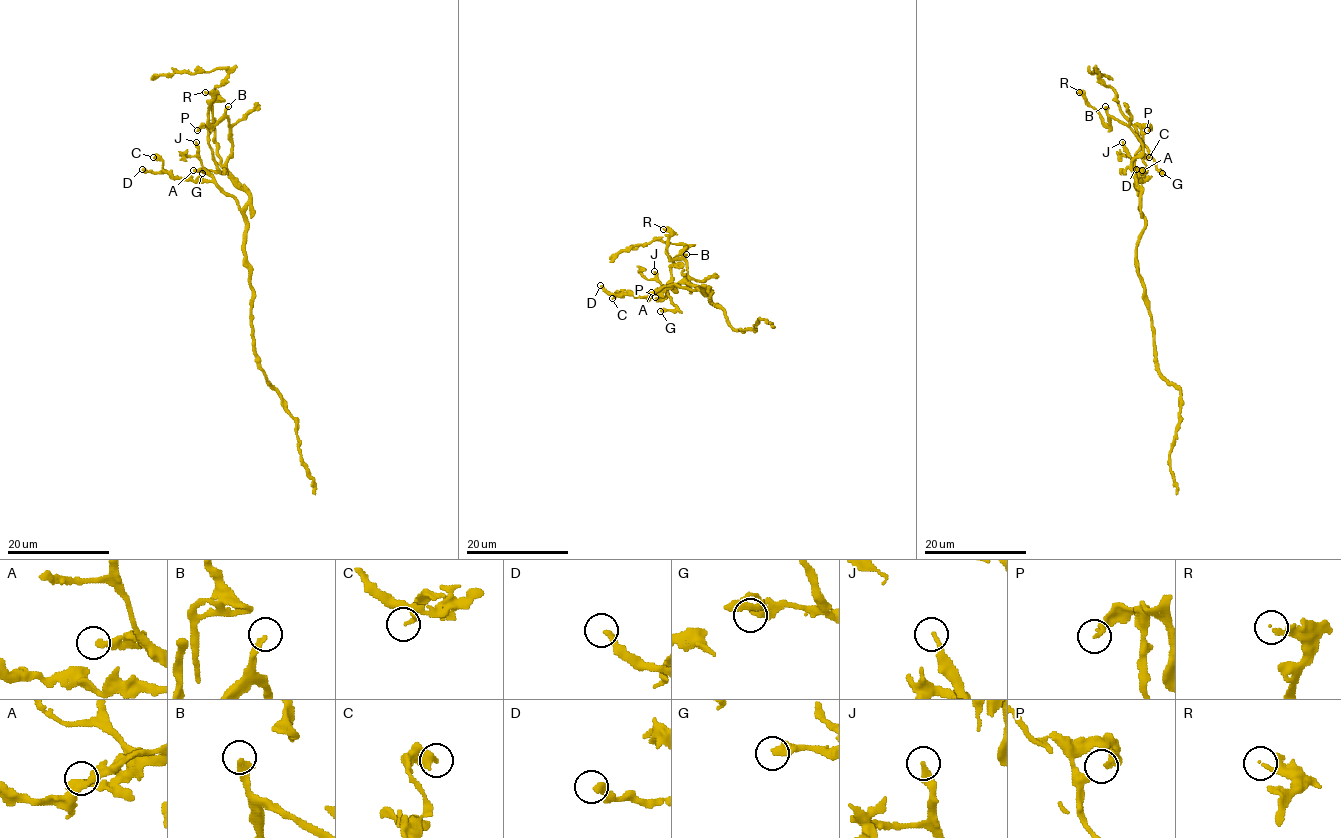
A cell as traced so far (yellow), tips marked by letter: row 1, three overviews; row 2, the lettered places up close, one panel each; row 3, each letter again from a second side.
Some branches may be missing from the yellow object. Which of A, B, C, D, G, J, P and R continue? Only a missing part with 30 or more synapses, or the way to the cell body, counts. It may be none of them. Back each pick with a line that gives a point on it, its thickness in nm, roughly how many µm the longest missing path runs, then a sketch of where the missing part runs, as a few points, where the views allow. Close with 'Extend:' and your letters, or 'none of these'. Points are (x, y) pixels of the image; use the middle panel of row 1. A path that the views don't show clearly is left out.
J: place (654, 271); calibre 200 nm; missing 20 µm; course (654, 271), (646, 263), (640, 267), (627, 266), (618, 275), (641, 303)
R: place (663, 229); calibre 160 nm; missing 15 µm; course (663, 229), (621, 234), (618, 239), (628, 240)
Extend: J, R

